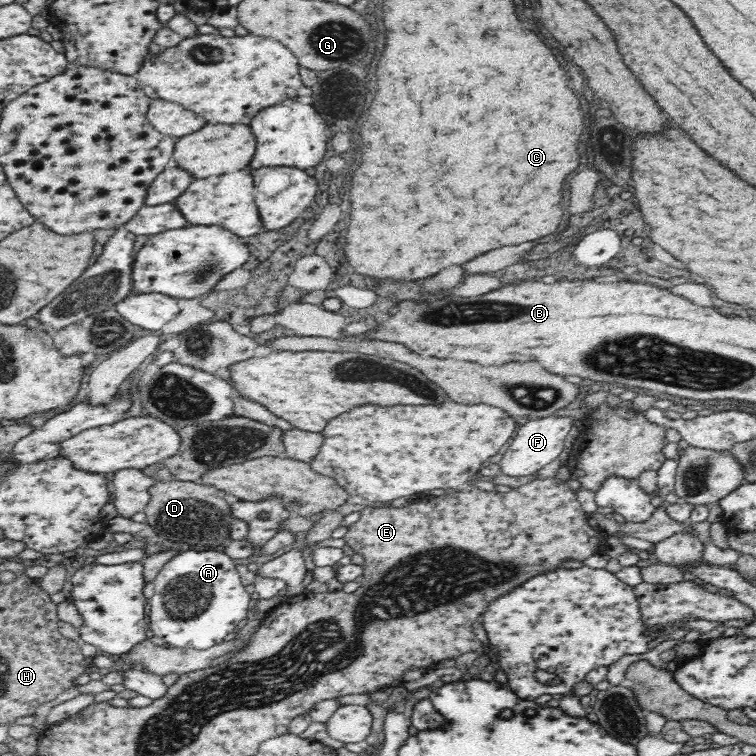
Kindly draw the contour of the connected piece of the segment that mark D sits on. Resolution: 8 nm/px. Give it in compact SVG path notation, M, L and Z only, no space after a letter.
M172 478L170 481L158 481L150 487L150 502L144 510L147 516L147 524L153 527L156 534L166 540L172 540L192 546L192 548L214 548L223 550L228 543L232 541L230 537L230 524L232 524L234 515L232 515L231 506L226 503L226 494L212 485L206 485L204 482L181 481Z

